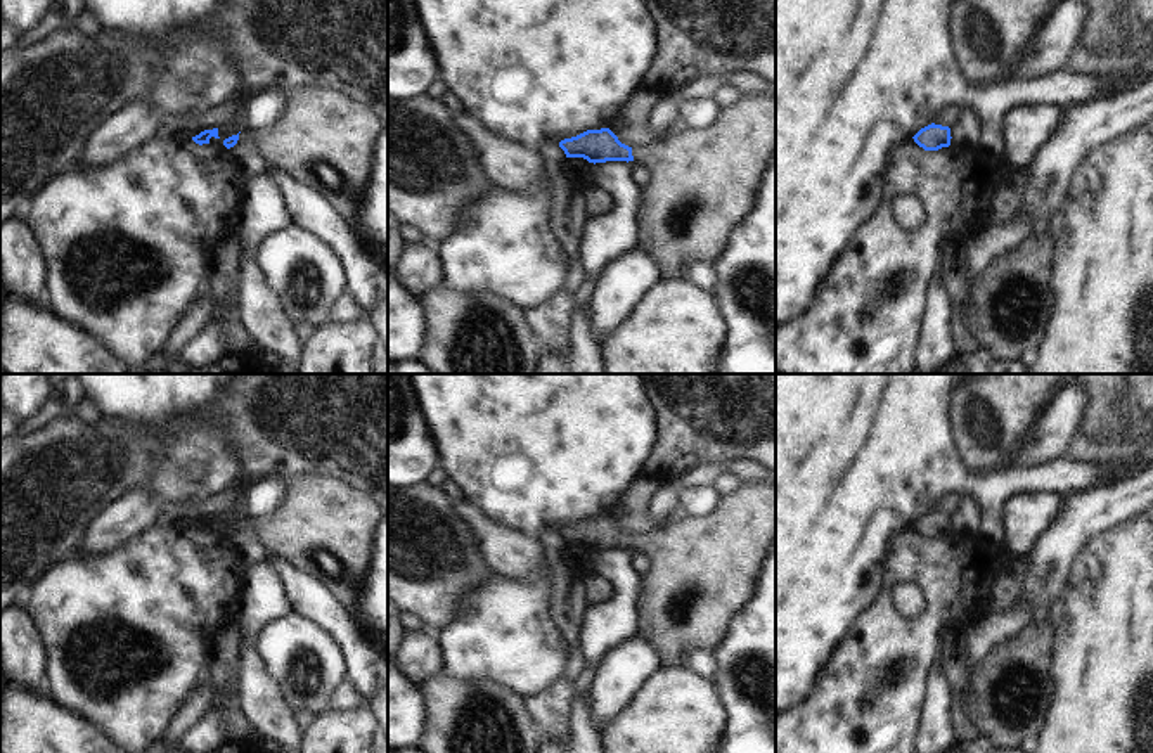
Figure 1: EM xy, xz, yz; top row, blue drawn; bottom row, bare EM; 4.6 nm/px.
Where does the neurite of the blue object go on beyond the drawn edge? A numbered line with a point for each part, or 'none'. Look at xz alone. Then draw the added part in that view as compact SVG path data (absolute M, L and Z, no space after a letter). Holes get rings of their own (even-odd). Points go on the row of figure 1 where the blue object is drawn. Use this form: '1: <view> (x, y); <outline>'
1: xz (702, 184); M741 95L703 130L684 128L668 140L632 149L634 161L649 171L637 208L639 239L635 249L646 251L656 263L658 280L686 275L691 263L713 263L732 228L757 203L757 190L770 156L776 152L776 97Z

